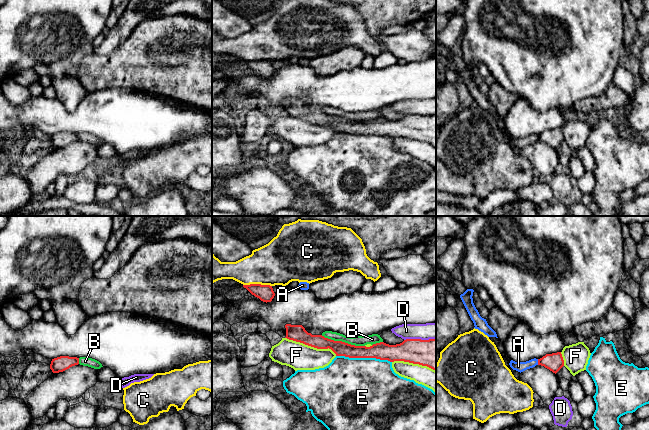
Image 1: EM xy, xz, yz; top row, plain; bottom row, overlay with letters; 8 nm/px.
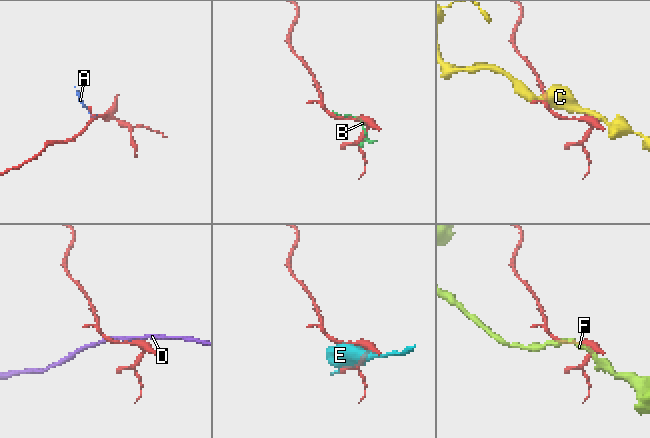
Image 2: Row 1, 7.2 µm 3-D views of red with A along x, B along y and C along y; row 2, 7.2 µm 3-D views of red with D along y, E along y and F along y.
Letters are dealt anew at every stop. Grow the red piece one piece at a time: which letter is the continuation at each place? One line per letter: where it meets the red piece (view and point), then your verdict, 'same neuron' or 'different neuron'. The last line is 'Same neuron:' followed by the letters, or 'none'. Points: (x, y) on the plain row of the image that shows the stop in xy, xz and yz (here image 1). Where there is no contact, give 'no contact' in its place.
A: yz (538, 138) | different neuron
B: xz (343, 118) | different neuron
C: xz (257, 60) | different neuron
D: xz (419, 115) | different neuron
E: xz (364, 133) | different neuron
F: xz (311, 122) | different neuron
Same neuron: none

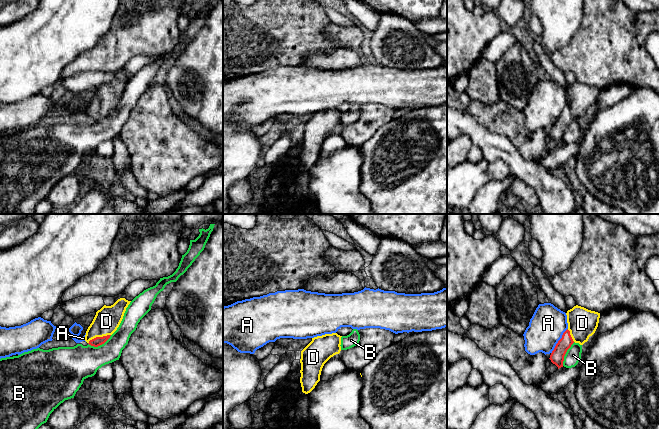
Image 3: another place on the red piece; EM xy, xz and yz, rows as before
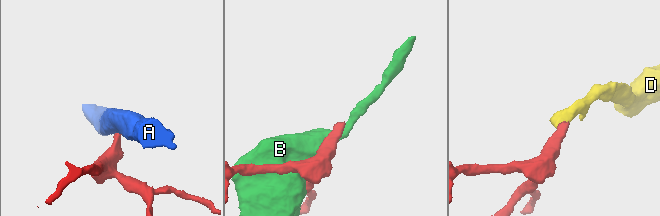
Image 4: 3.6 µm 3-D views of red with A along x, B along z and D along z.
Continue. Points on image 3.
A: yz (558, 117) | different neuron
B: xy (99, 121) | different neuron
D: xy (98, 113) | same neuron
Same neuron: D

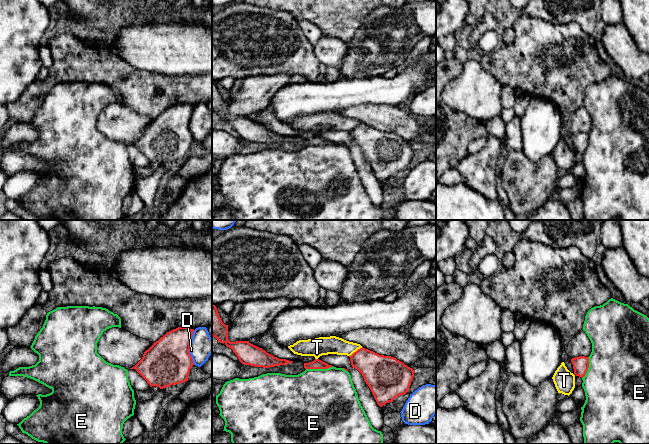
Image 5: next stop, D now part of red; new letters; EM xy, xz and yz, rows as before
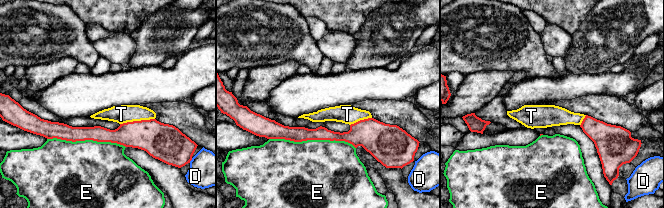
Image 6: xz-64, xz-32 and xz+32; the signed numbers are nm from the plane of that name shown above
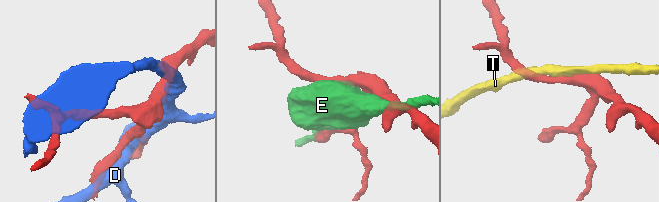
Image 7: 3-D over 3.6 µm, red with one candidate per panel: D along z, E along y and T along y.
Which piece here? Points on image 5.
D: xy (189, 123) | different neuron
E: xz (319, 144) | different neuron
T: xz (356, 127) | different neuron
Same neuron: none

